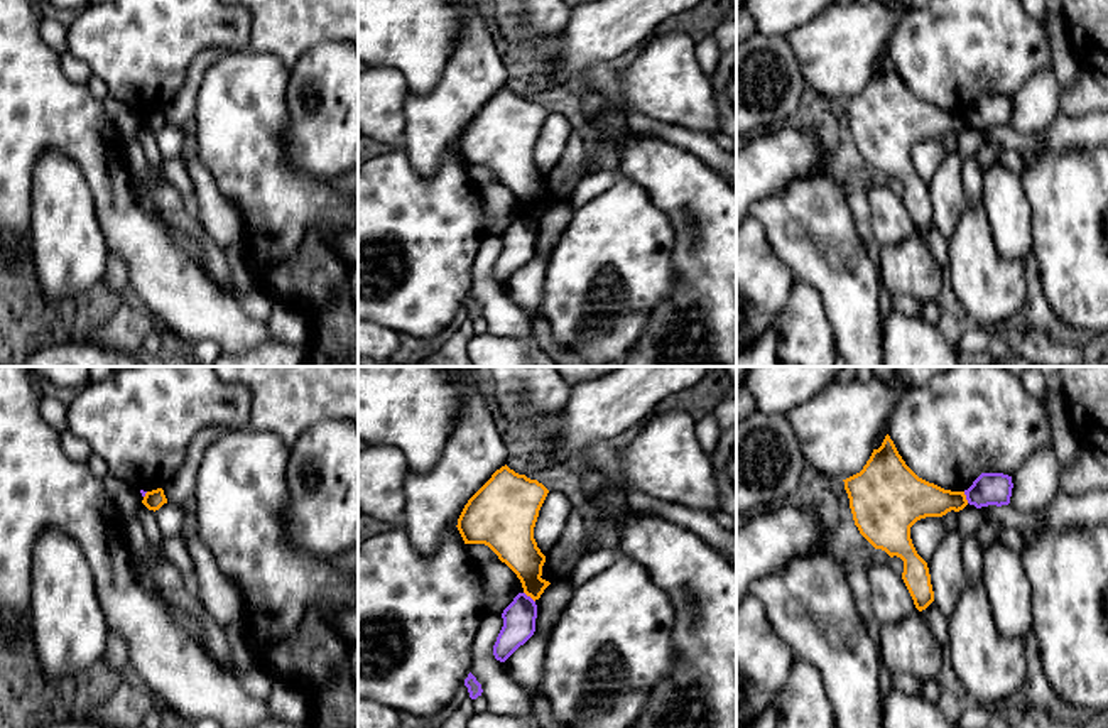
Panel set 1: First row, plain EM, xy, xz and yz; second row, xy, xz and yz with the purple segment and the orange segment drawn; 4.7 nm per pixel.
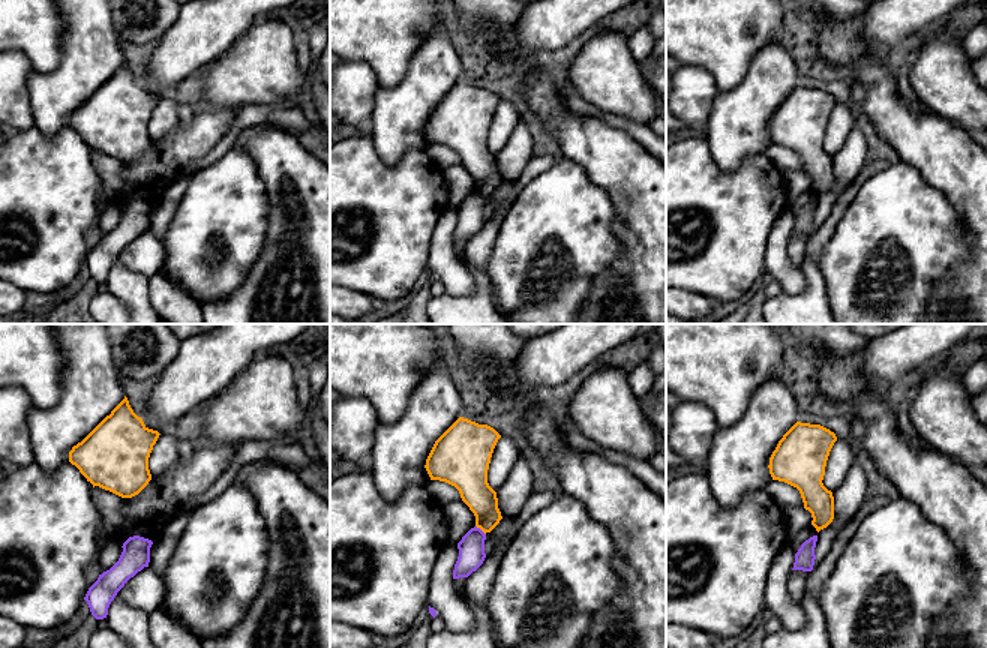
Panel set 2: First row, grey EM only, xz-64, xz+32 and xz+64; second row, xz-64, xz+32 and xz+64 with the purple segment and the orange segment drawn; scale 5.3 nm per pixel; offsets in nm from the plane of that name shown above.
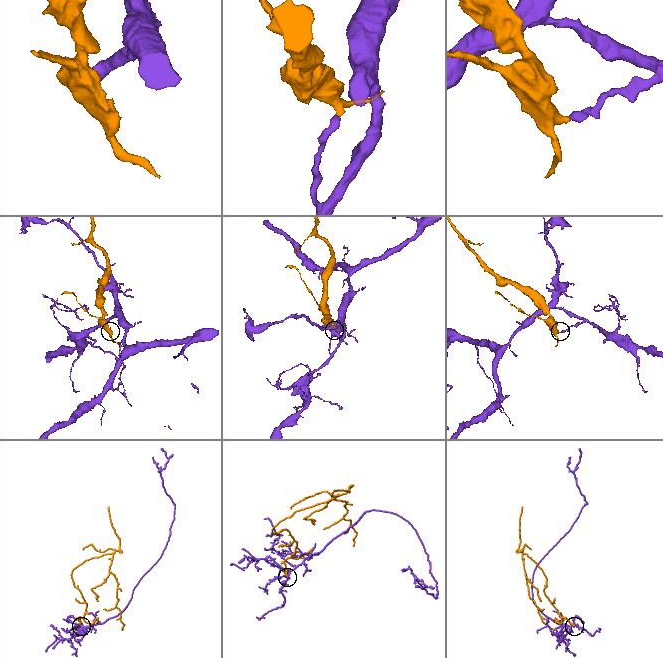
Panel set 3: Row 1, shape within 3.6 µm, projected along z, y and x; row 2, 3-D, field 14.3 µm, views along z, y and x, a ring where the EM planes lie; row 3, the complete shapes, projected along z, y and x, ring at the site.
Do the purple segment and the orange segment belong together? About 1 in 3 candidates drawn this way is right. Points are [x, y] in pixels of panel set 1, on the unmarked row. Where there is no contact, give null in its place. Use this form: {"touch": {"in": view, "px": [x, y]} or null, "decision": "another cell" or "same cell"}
{"touch": {"in": "xz", "px": [529, 218]}, "decision": "another cell"}

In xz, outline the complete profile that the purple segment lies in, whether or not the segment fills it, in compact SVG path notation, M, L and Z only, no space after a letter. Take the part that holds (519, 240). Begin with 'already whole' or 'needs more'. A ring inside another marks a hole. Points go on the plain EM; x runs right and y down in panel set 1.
already whole; M519 215L502 235L503 248L493 267L497 282L505 284L535 253L537 226L525 215Z

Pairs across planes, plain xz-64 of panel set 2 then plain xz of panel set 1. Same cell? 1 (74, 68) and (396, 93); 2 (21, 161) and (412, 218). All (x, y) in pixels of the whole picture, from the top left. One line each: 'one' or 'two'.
1: two
2: one

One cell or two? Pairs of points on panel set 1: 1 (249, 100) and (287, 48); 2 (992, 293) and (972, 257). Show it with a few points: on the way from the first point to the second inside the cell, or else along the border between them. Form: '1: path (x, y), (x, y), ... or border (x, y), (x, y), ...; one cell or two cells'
1: border (249, 48), (259, 53), (272, 53), (289, 70); two cells
2: path (985, 284), (975, 266); one cell

